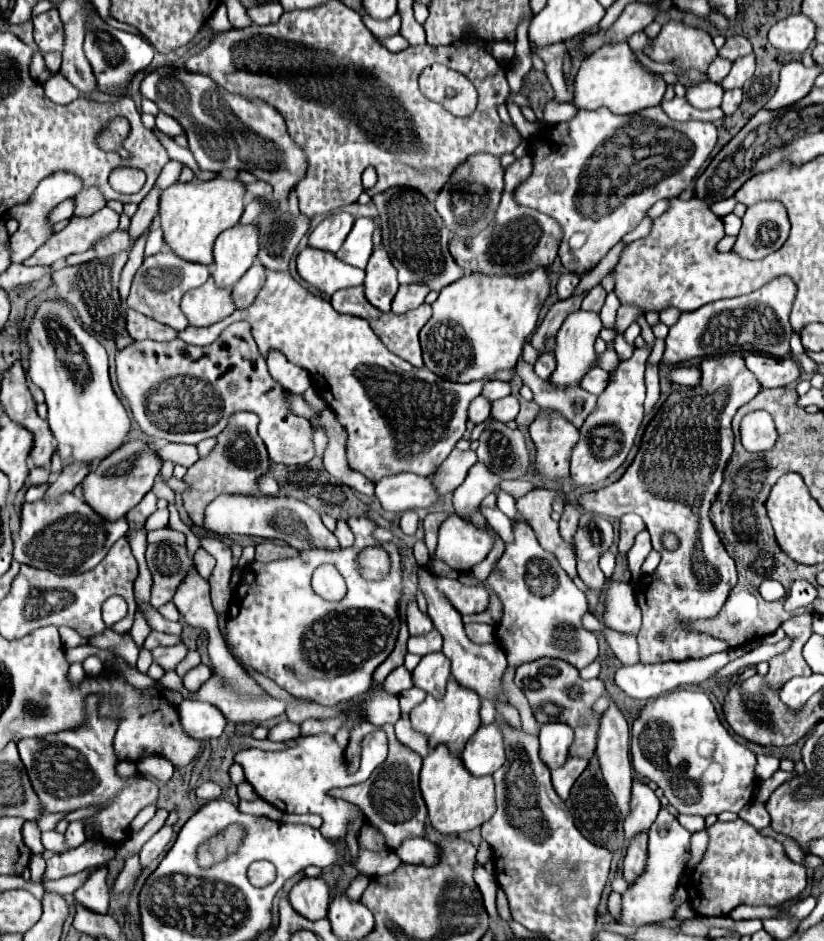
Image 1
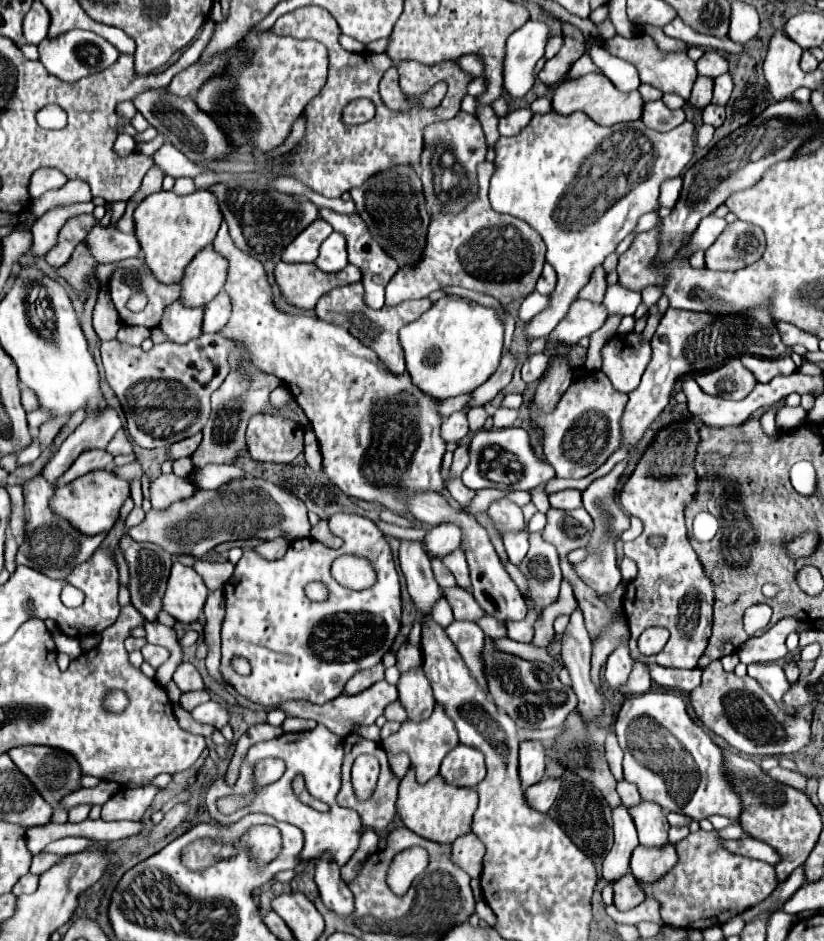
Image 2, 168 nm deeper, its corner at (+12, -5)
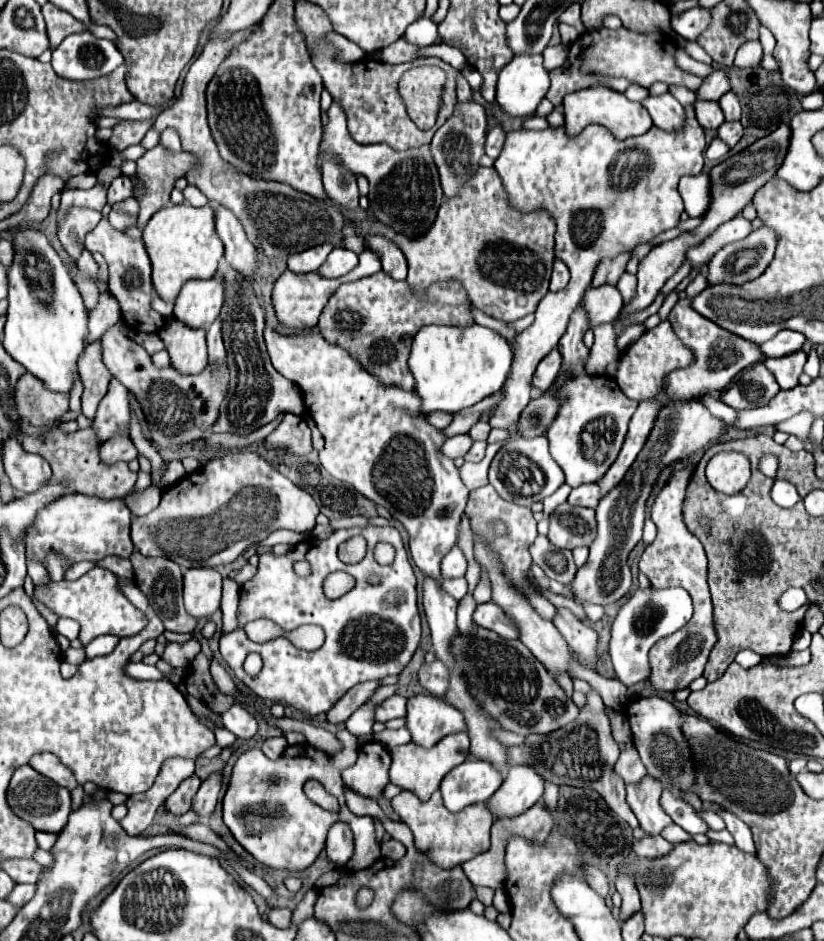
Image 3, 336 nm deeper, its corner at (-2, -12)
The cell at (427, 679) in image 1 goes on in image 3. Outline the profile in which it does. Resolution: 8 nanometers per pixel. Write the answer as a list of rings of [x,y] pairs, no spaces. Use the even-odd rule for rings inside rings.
[[[418,694],[408,700],[406,728],[414,744],[422,748],[432,748],[448,734],[466,732],[466,720],[462,712],[450,708],[450,704],[430,694]]]

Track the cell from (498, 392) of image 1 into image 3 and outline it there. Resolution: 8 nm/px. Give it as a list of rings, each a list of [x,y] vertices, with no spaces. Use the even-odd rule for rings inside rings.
[[[430,412],[426,414],[426,422],[432,424],[434,428],[446,428],[450,422],[452,422],[452,414],[446,414],[446,412]]]

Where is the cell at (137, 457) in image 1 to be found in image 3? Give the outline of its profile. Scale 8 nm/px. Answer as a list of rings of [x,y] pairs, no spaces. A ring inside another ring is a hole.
[[[76,492],[64,494],[38,510],[34,522],[24,532],[24,546],[26,558],[40,564],[44,564],[48,552],[62,554],[68,566],[82,560],[98,562],[106,556],[128,558],[134,550],[130,540],[130,510],[120,498],[102,500]]]

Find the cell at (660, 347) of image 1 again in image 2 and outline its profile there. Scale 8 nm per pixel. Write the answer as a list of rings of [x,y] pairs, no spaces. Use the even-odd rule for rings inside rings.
[[[653,305],[652,307],[650,307],[648,313],[649,313],[649,316],[648,316],[649,318],[647,319],[646,326],[643,332],[641,333],[641,336],[644,340],[651,341],[659,325],[661,315],[656,305]]]

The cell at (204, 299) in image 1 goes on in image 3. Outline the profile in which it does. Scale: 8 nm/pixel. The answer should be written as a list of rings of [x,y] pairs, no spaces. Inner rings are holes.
[[[178,320],[166,322],[166,326],[158,332],[162,342],[166,344],[166,350],[170,354],[170,364],[182,372],[182,374],[200,374],[206,368],[206,330],[192,330],[184,324],[178,324]]]

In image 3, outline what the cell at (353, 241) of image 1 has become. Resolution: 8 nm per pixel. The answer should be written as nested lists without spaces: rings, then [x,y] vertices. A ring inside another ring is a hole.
[[[336,246],[328,254],[326,262],[318,268],[318,274],[322,274],[324,278],[340,278],[340,276],[348,274],[356,264],[358,264],[358,256],[352,250]]]

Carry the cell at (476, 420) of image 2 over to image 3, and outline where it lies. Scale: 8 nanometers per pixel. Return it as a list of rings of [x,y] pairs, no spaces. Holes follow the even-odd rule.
[[[480,420],[480,422],[476,422],[476,424],[470,428],[468,436],[470,436],[472,440],[486,440],[486,438],[488,438],[488,432],[490,432],[490,424],[488,424],[486,420]]]

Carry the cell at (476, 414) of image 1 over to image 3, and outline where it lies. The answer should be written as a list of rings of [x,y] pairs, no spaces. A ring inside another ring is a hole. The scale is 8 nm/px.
[[[460,434],[460,436],[452,436],[452,438],[446,438],[444,444],[442,444],[442,454],[450,460],[456,460],[460,456],[464,456],[472,446],[472,440],[468,434]]]

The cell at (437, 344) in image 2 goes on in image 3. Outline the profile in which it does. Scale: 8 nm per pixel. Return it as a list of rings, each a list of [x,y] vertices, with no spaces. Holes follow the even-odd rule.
[[[424,326],[412,344],[410,352],[410,372],[416,380],[416,394],[422,402],[422,412],[442,410],[456,414],[464,408],[474,406],[486,396],[496,394],[504,380],[508,378],[512,364],[512,348],[504,336],[484,326],[470,328],[444,328],[444,326]]]

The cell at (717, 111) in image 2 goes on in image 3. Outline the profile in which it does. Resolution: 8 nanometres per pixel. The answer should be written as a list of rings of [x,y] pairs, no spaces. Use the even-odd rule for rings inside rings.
[[[724,122],[720,128],[718,128],[718,138],[728,144],[730,148],[738,144],[738,140],[742,138],[742,124],[740,122]]]

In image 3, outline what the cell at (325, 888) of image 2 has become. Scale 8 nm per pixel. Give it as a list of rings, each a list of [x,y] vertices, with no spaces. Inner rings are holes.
[[[336,822],[330,832],[328,832],[328,840],[326,840],[326,852],[328,858],[334,864],[346,864],[352,856],[354,844],[352,844],[352,832],[348,828],[348,824],[344,822]]]

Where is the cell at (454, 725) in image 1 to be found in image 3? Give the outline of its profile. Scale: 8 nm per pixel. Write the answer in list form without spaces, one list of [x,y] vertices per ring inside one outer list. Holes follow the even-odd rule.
[[[466,732],[450,734],[428,750],[426,748],[422,750],[422,746],[416,746],[412,742],[404,744],[404,746],[398,746],[398,748],[392,748],[390,750],[390,756],[392,756],[390,782],[396,784],[402,790],[414,792],[420,800],[426,802],[432,796],[432,792],[438,790],[438,784],[442,782],[446,772],[450,772],[452,768],[456,768],[458,764],[462,764],[468,758],[468,748],[470,748],[470,740],[468,740]]]

